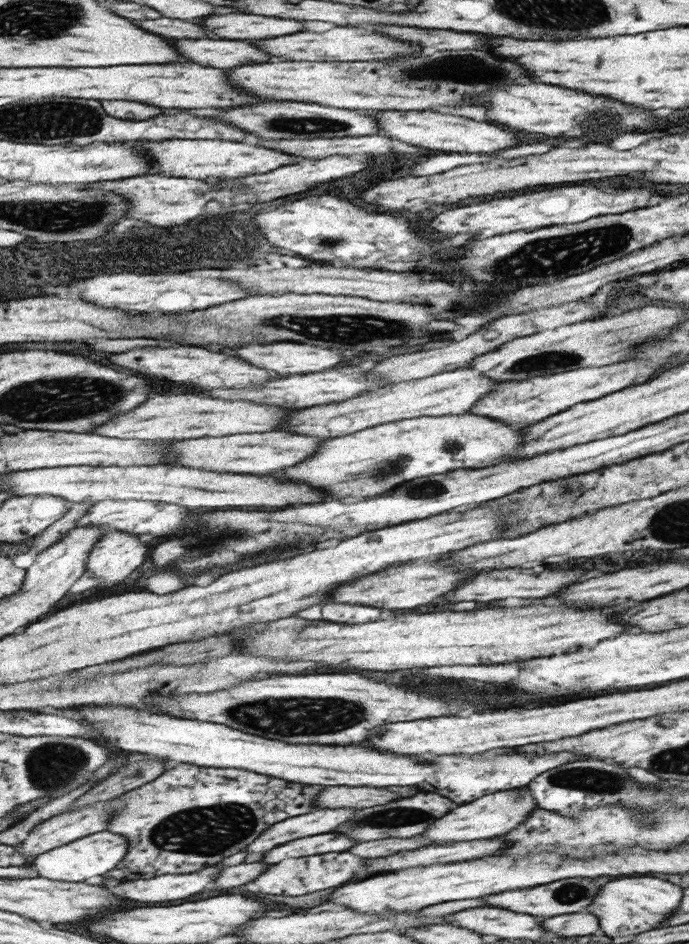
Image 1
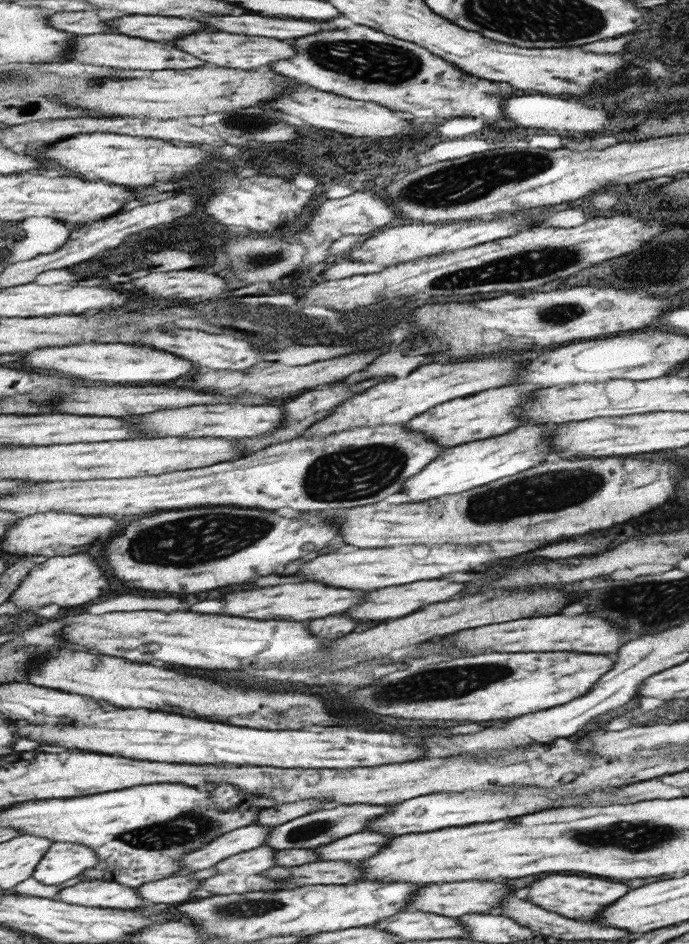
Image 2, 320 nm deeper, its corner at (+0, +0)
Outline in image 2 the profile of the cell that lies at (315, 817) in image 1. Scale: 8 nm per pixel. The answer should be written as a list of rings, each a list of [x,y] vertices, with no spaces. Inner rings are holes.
[[[258,824],[237,828],[200,849],[184,854],[180,862],[187,870],[198,871],[211,868],[230,856],[263,846],[271,831],[272,827]]]

